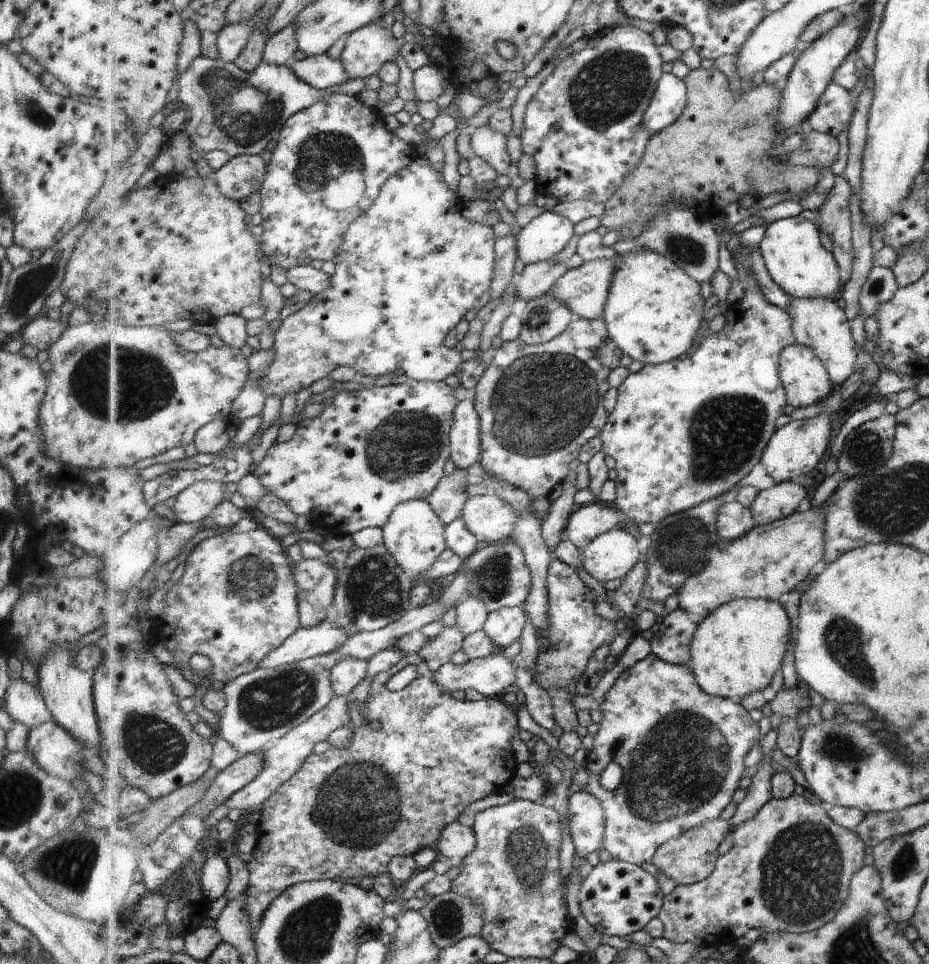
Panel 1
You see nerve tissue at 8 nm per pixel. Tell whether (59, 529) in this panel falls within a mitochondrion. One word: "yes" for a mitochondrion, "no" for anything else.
no

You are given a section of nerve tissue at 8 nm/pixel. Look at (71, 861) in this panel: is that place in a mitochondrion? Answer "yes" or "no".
yes

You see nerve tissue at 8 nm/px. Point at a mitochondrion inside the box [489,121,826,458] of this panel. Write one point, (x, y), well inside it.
(689, 251)

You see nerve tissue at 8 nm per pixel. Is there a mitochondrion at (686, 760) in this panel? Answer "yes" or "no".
yes

